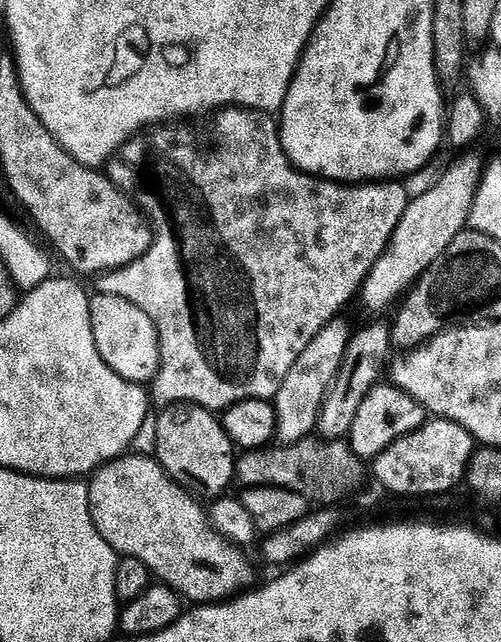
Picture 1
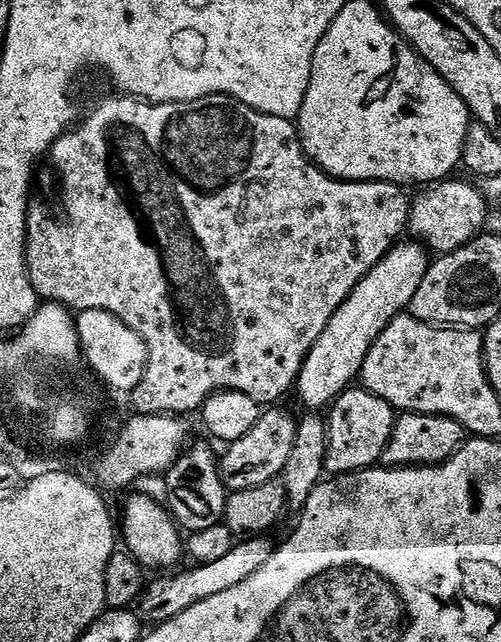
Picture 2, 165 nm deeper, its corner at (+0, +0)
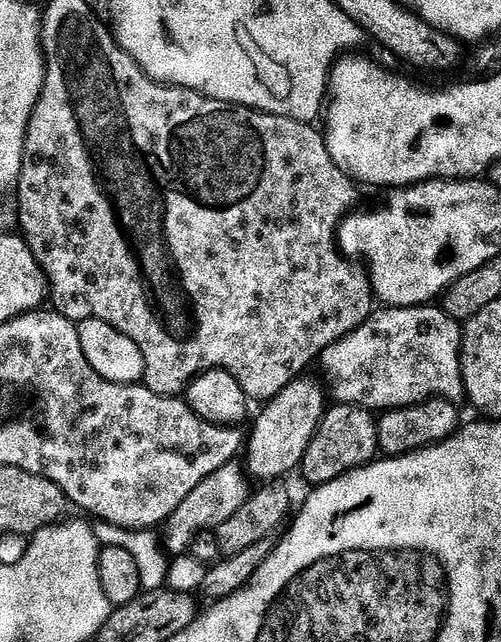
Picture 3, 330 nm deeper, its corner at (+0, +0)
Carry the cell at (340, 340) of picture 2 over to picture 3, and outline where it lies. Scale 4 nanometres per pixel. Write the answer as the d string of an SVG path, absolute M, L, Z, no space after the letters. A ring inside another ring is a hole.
M297 378L290 386L286 386L280 391L279 396L267 401L263 405L264 413L256 420L256 429L252 432L252 437L248 440L248 460L252 466L251 475L258 476L262 482L276 482L287 472L292 472L301 467L304 463L304 455L310 446L310 442L316 436L316 431L320 429L320 423L324 420L326 403L324 404L324 392L309 378Z

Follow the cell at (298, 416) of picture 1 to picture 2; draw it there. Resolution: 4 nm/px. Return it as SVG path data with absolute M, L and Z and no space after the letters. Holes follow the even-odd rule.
M276 410L265 411L260 421L241 440L231 441L227 445L228 453L219 457L220 478L229 493L262 486L266 482L276 480L283 473L290 458L290 450L294 450L298 424L286 413L272 411Z

